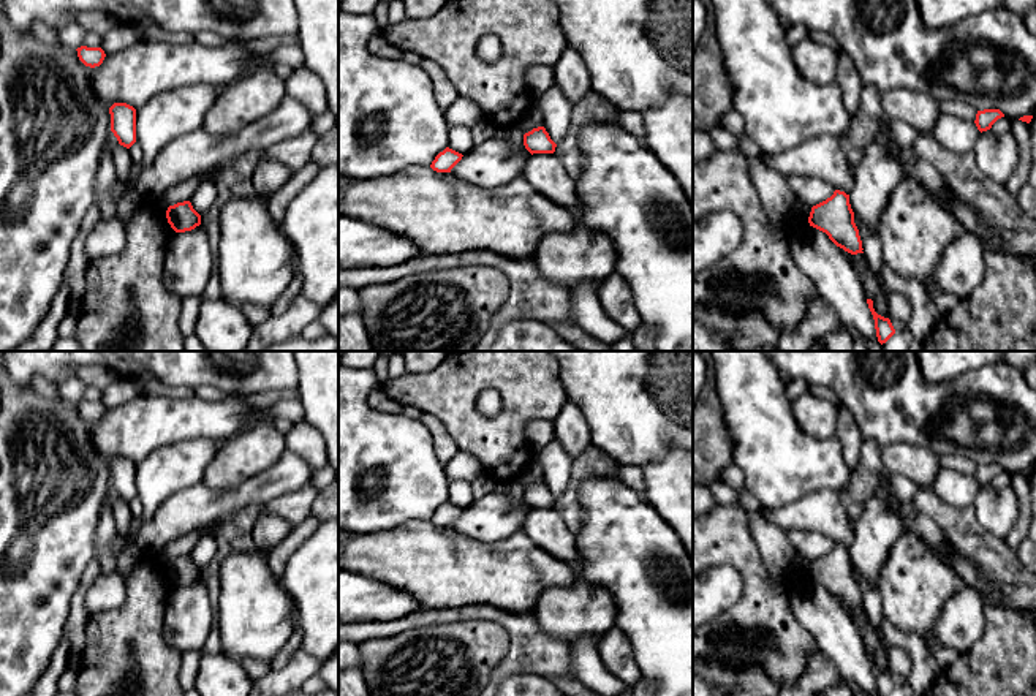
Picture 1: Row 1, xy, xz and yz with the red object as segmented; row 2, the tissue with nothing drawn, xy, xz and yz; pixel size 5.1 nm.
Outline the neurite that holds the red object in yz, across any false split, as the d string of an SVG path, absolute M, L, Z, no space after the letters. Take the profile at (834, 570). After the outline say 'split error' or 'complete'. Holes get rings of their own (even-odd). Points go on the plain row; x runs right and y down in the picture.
M835 544L830 552L811 562L810 581L826 587L829 593L851 609L864 607L849 549Z; complete

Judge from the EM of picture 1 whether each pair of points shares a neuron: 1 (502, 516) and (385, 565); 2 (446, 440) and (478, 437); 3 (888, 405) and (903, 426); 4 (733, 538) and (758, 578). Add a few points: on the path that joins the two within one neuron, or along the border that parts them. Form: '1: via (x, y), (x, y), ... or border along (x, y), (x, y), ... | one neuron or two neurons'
1: border along (449, 527), (475, 540), (495, 541) | two neurons
2: border along (429, 412), (443, 424), (459, 448) | two neurons
3: via (892, 410), (902, 421) | one neuron
4: via (737, 548), (752, 568) | one neuron

